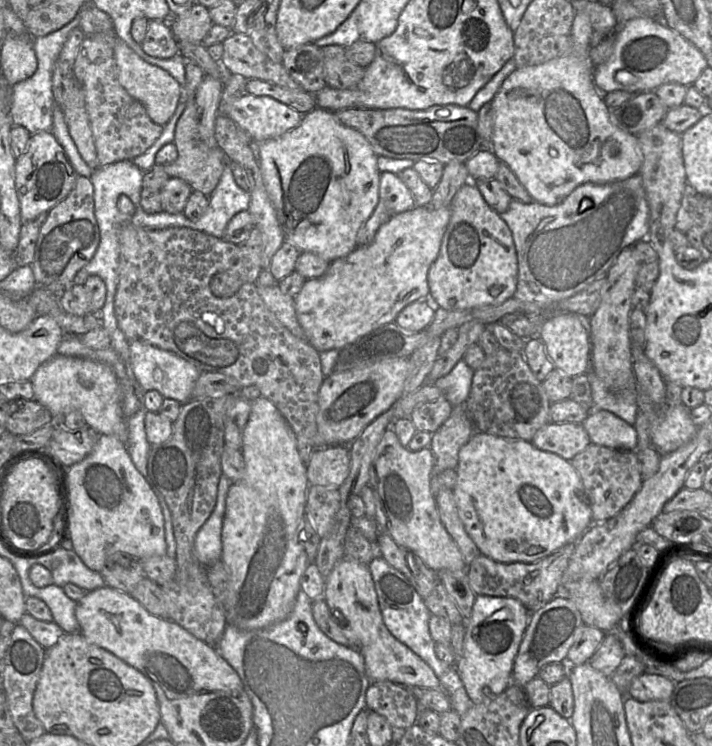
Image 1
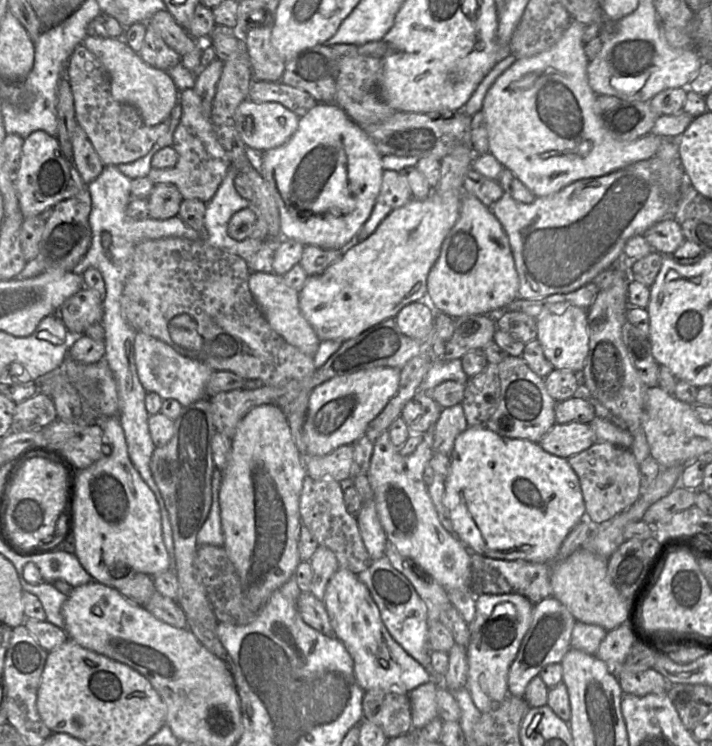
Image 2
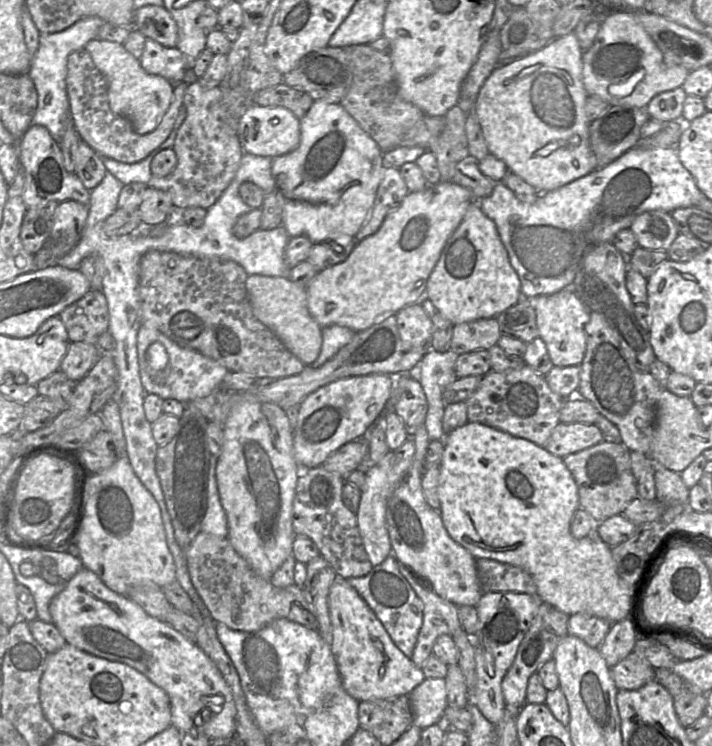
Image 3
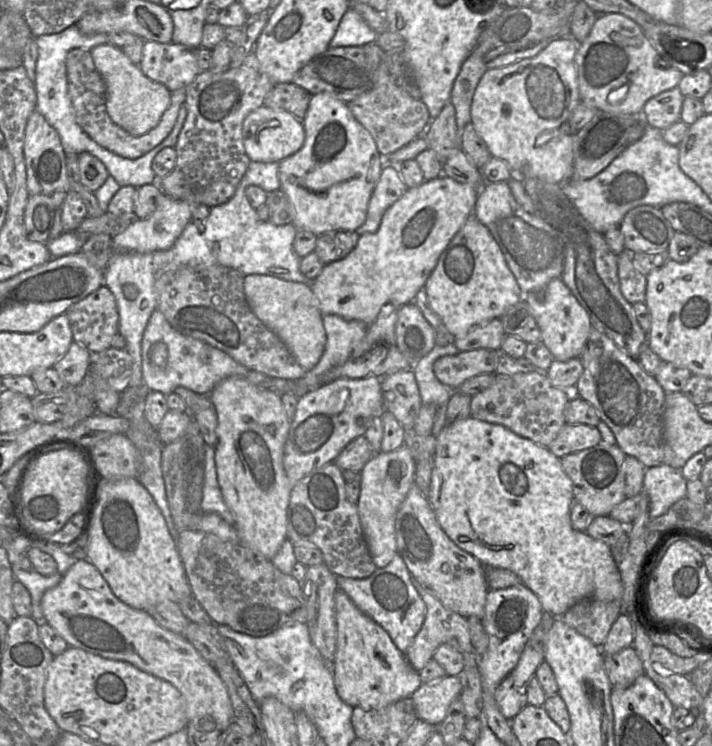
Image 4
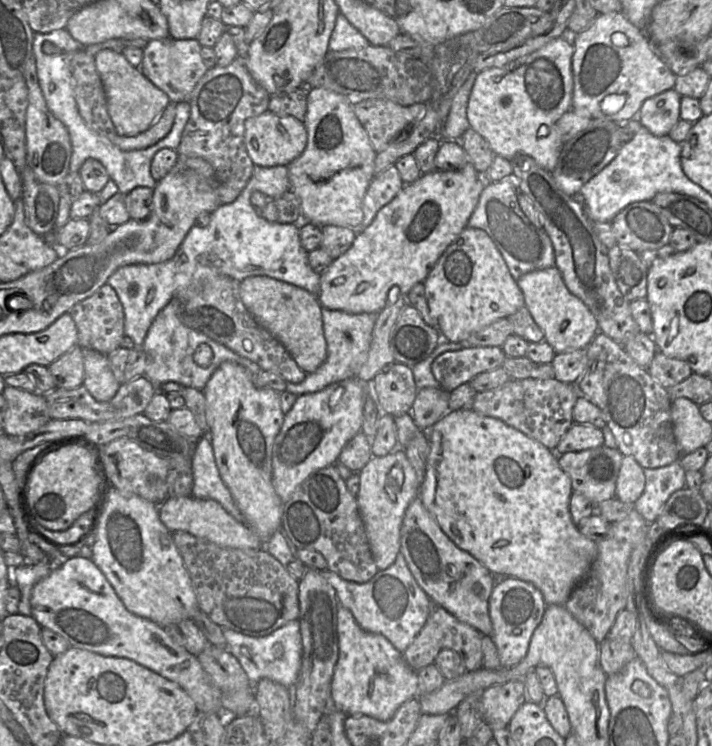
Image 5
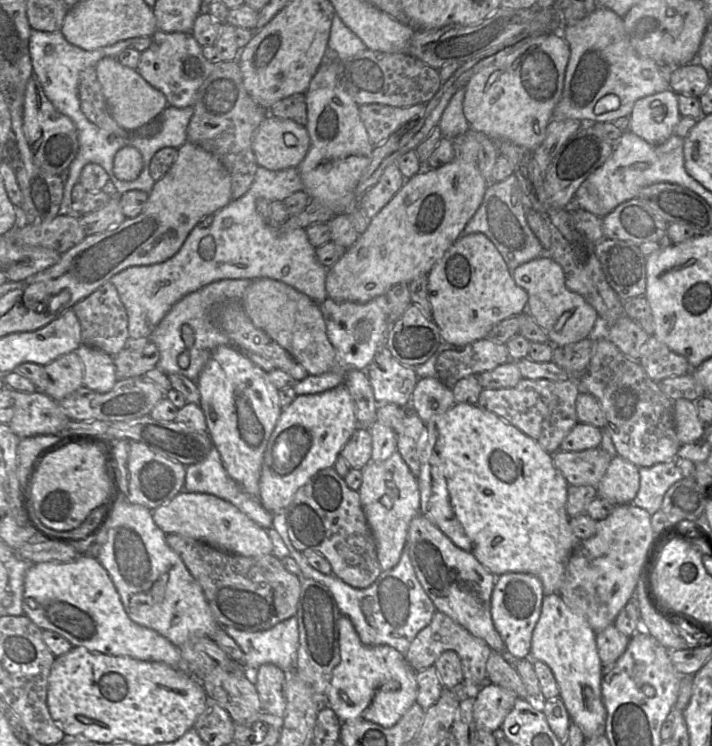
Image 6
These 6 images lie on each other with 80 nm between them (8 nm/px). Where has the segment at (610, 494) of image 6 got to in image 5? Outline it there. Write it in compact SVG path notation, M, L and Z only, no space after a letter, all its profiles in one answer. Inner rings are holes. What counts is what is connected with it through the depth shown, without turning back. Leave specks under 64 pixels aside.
M623 456L616 481L615 498L627 504L634 504L645 487L643 468L631 456Z

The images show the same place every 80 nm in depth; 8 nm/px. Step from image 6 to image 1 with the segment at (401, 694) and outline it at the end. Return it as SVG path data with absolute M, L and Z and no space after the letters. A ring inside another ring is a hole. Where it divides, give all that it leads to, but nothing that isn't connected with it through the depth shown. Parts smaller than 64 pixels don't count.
M343 558L325 578L323 598L343 633L359 645L357 650L363 656L370 683L391 681L407 688L442 689L432 668L398 641L385 626L368 565Z

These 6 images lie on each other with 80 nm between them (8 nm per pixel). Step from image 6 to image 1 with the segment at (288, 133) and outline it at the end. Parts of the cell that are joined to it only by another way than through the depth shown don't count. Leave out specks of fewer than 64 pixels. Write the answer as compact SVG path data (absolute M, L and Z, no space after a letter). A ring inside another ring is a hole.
M244 93L231 103L220 102L219 111L229 116L257 143L294 129L303 116L274 98L249 93Z

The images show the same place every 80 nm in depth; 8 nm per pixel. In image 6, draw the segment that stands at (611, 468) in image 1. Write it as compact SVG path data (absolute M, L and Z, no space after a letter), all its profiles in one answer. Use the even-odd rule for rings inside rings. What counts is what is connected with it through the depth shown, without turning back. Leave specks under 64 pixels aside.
M600 447L576 452L558 450L552 455L554 466L564 476L568 485L595 488L605 474L612 458Z

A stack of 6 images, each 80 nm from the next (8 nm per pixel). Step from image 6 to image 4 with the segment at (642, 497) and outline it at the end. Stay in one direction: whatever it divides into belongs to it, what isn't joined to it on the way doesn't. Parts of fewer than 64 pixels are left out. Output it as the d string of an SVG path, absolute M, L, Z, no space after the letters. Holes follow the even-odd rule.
M667 464L645 470L643 491L649 496L649 517L655 519L687 494L687 480L681 469Z

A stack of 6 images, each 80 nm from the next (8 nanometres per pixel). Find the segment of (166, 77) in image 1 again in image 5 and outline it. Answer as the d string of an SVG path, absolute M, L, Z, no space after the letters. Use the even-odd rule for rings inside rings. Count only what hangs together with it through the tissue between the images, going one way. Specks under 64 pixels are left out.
M104 49L94 56L102 80L109 116L123 136L135 136L146 131L169 105L168 95L147 79L139 68L132 66L120 51Z

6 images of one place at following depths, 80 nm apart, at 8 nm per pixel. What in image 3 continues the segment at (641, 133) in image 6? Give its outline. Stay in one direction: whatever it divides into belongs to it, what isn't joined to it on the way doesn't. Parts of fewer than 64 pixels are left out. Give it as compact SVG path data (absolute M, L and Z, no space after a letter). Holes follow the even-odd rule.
M682 87L662 92L653 97L646 107L650 119L679 122L687 94Z

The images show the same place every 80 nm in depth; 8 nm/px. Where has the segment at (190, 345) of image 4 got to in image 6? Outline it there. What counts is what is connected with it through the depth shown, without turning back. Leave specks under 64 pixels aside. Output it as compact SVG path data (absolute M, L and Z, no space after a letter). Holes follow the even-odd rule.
M250 279L215 281L195 292L187 294L176 302L149 336L149 341L154 343L159 351L159 360L155 368L167 376L169 374L180 374L196 382L214 349L220 345L232 345L227 335L211 322L210 310L212 306L216 302L225 299L239 299L242 301L244 292L252 281ZM183 325L190 326L193 331L194 342L191 348L186 346L181 337L181 327ZM182 353L188 353L190 357L190 363L186 368L181 368L178 364L178 356Z

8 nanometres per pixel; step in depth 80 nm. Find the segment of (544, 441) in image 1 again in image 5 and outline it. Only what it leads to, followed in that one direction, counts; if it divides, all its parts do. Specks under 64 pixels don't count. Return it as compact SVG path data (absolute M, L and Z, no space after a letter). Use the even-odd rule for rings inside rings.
M573 423L563 435L554 452L561 455L567 452L578 452L603 445L602 429L589 424Z

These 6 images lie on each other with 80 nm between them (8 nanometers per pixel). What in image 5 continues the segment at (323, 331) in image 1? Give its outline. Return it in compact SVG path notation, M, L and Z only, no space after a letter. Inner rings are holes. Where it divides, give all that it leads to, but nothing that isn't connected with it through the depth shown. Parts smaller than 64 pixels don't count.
M468 161L466 165L458 171L440 171L434 170L432 172L422 174L419 179L411 184L406 184L403 189L397 194L397 196L387 205L379 210L373 222L365 229L359 231L357 236L351 245L351 247L342 254L336 260L328 266L328 268L320 274L320 290L318 293L318 300L321 307L338 310L351 314L361 314L361 313L370 313L378 314L384 309L387 303L387 297L390 289L393 286L399 287L403 295L408 295L412 287L419 283L424 282L427 278L431 269L438 262L441 255L444 253L446 248L458 237L458 235L465 229L467 223L475 210L480 194L485 186L486 178L482 176L474 167L471 161Z

